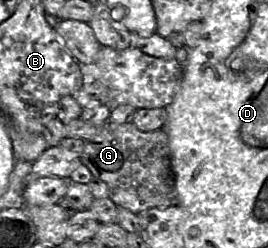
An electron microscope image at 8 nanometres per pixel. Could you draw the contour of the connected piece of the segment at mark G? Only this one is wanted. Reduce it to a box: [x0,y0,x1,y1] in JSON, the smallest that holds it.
[81,122,178,214]

